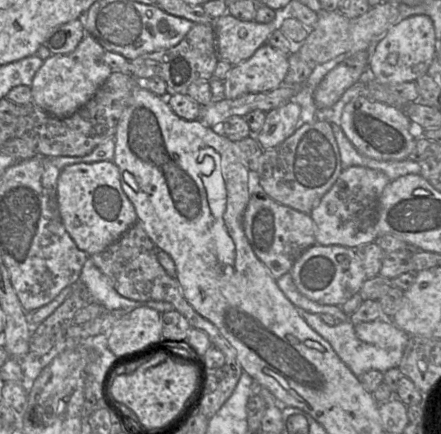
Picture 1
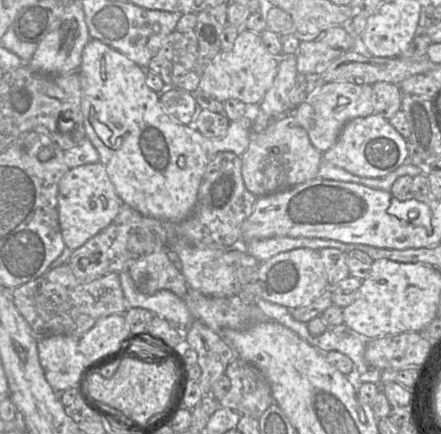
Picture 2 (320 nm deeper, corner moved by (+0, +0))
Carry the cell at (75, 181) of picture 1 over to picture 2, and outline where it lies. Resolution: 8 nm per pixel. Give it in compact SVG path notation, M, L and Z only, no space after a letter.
M100 162L69 168L59 182L57 201L61 234L71 250L78 249L106 228L124 204Z

